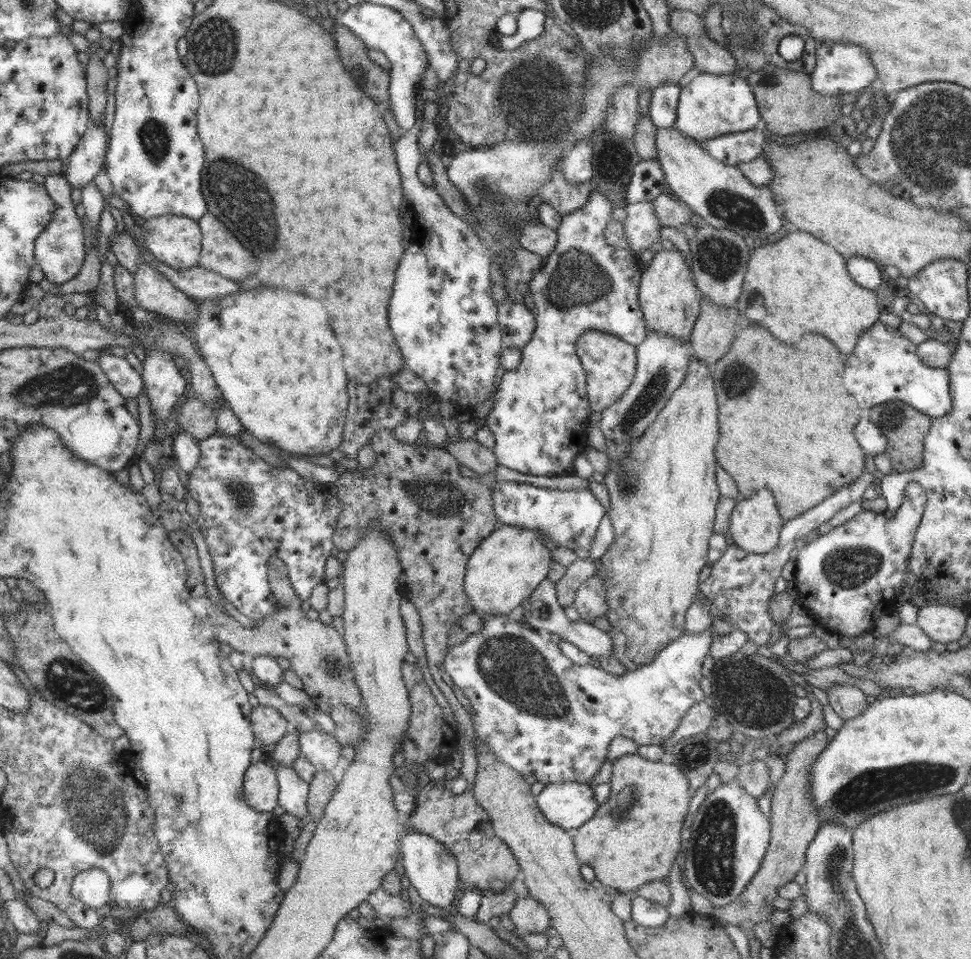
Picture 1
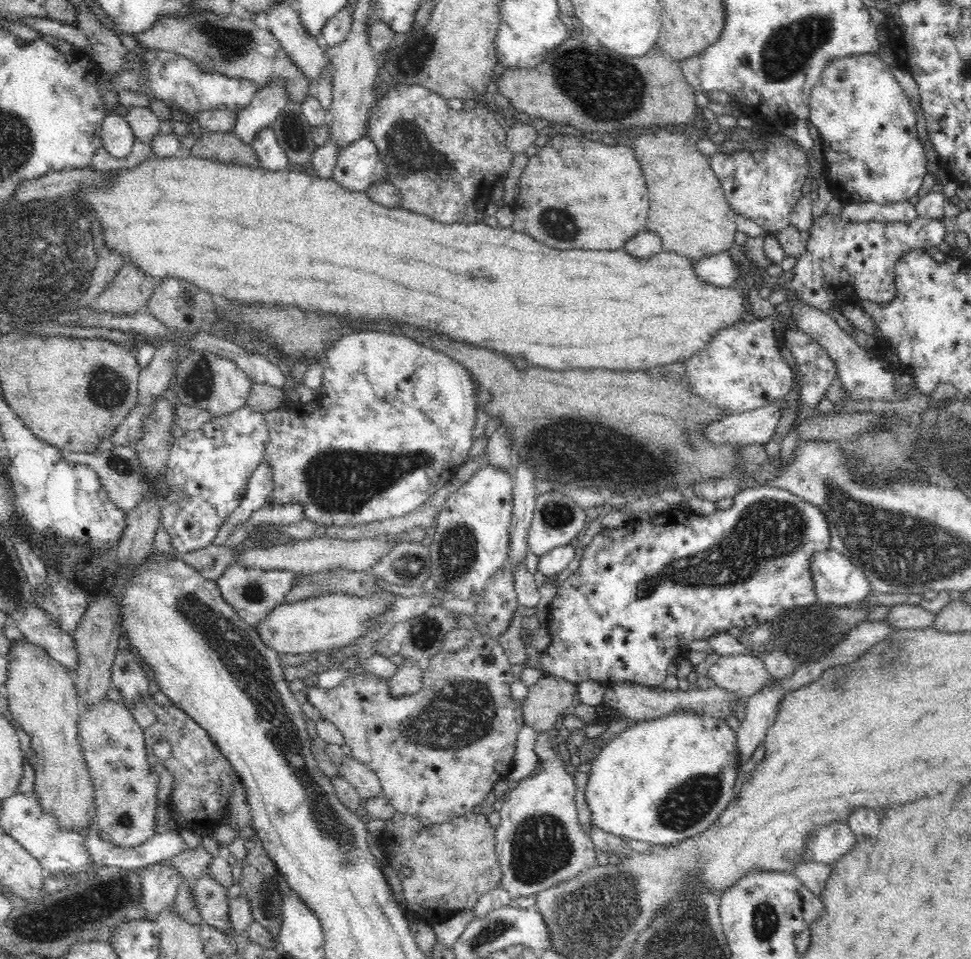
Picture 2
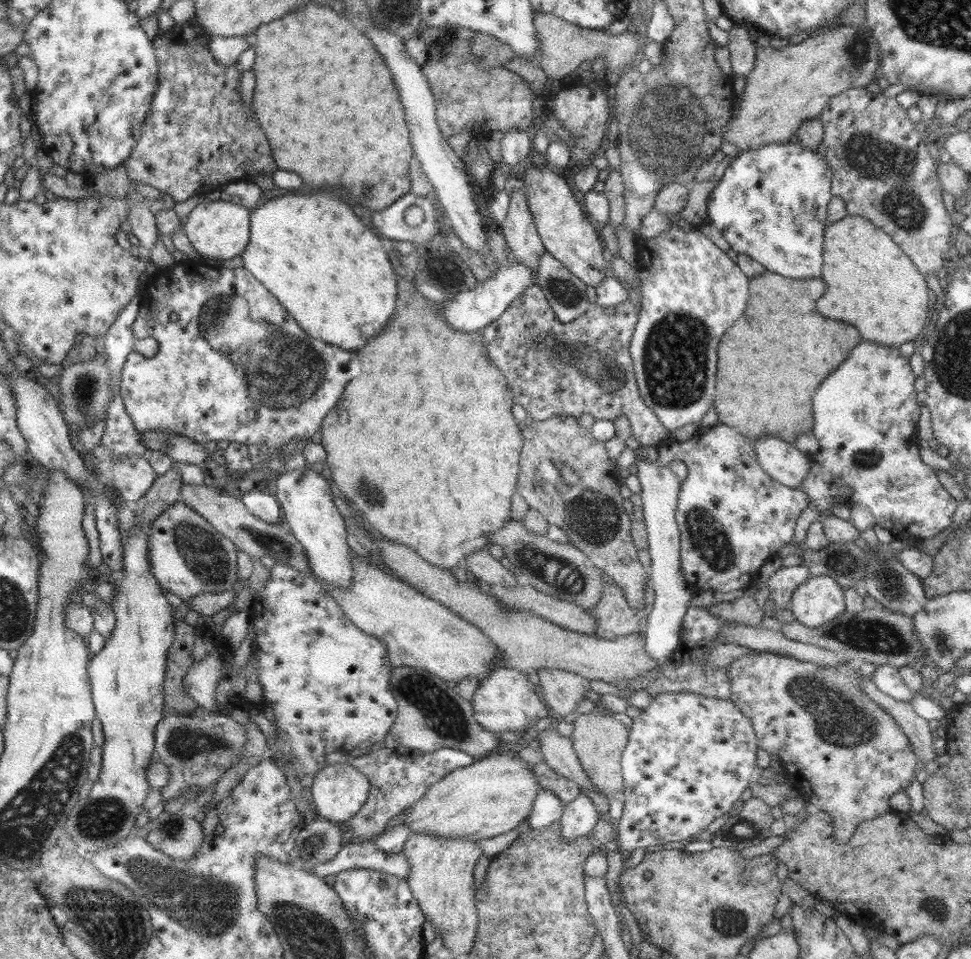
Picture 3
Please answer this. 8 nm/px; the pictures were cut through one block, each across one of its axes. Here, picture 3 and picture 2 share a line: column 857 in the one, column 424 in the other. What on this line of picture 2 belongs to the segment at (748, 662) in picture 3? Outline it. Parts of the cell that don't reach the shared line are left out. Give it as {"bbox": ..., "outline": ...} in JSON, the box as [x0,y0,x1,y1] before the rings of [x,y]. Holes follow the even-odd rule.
{"bbox":[306,634,525,826],"outline":[[[474,634],[473,641],[458,650],[458,652],[445,652],[442,650],[429,662],[425,663],[423,687],[416,694],[395,697],[391,693],[389,679],[369,673],[355,674],[345,678],[339,685],[330,689],[323,689],[313,683],[312,686],[306,689],[306,692],[307,700],[314,707],[318,707],[322,720],[332,722],[342,732],[346,744],[351,748],[350,756],[369,766],[378,775],[382,785],[381,792],[397,812],[416,817],[423,826],[433,826],[434,824],[450,822],[453,818],[472,812],[472,808],[482,804],[484,798],[493,791],[494,785],[510,774],[517,746],[517,735],[525,726],[523,707],[510,695],[510,686],[514,678],[511,663],[505,654],[504,648],[497,640],[492,639],[490,636]]]}

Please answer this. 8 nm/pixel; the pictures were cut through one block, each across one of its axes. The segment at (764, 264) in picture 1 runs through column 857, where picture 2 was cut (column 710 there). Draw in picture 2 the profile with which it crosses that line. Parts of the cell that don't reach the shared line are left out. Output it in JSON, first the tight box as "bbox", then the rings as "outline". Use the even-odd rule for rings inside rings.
{"bbox":[73,153,748,370],"outline":[[[155,153],[151,158],[127,170],[110,172],[108,182],[102,186],[86,186],[73,195],[82,197],[100,216],[104,238],[110,250],[116,250],[124,261],[132,261],[138,269],[156,280],[164,276],[186,278],[188,282],[230,300],[254,304],[296,304],[302,310],[320,310],[336,316],[350,316],[354,320],[386,320],[398,324],[410,324],[416,328],[432,330],[444,334],[452,340],[462,340],[478,344],[482,348],[492,348],[508,356],[522,356],[534,366],[566,370],[566,368],[610,368],[610,370],[646,370],[660,364],[670,364],[678,360],[688,360],[696,352],[702,352],[718,330],[728,328],[736,322],[743,322],[742,316],[748,310],[747,293],[740,293],[729,287],[712,285],[698,277],[694,271],[694,260],[674,251],[660,251],[647,259],[639,259],[624,250],[586,251],[554,250],[538,244],[530,236],[518,232],[513,227],[489,226],[489,223],[452,223],[446,224],[427,216],[398,208],[388,208],[374,202],[365,192],[354,192],[340,185],[336,180],[308,176],[299,171],[268,171],[262,167],[244,167],[236,164],[212,161],[210,158],[196,158],[189,153],[181,156],[162,158]],[[474,270],[488,272],[484,278],[472,276]]]}

